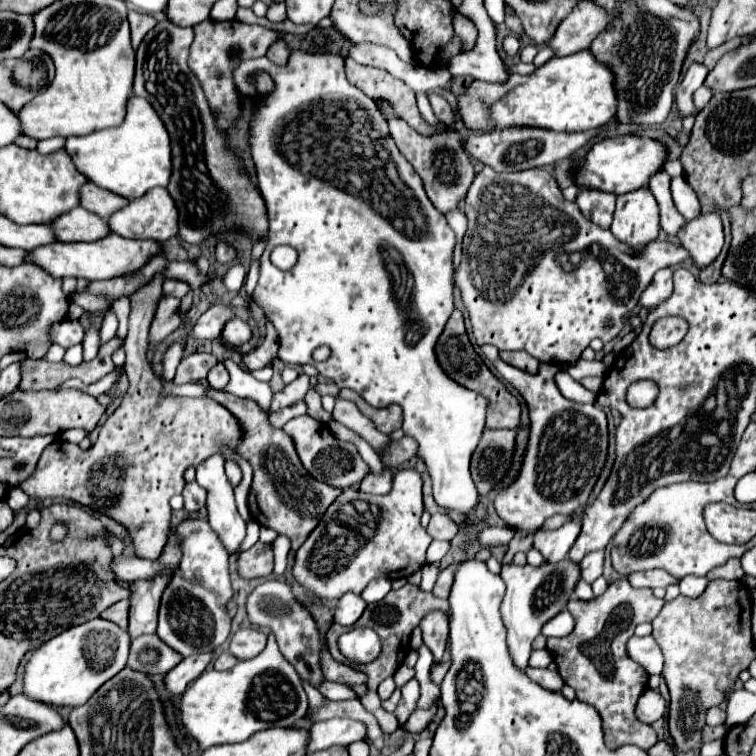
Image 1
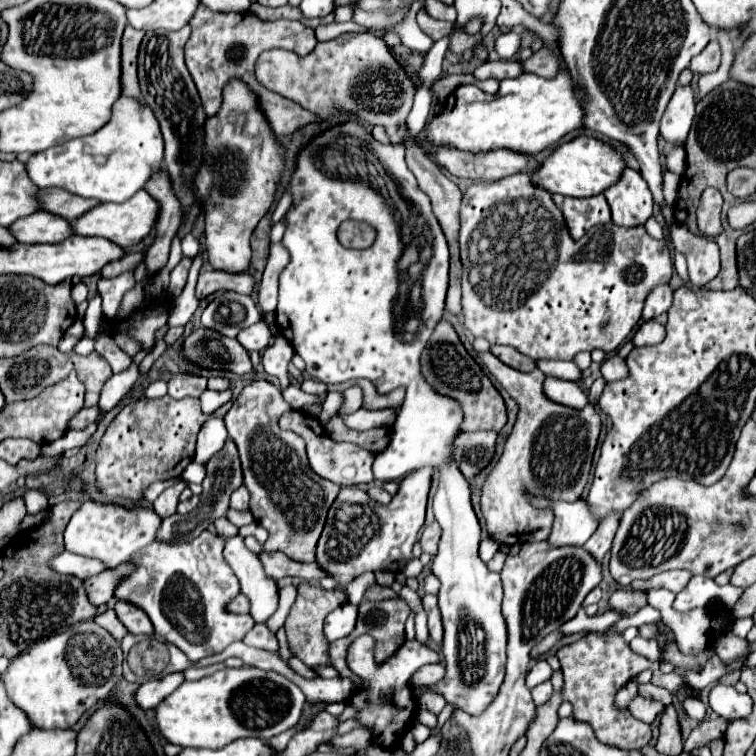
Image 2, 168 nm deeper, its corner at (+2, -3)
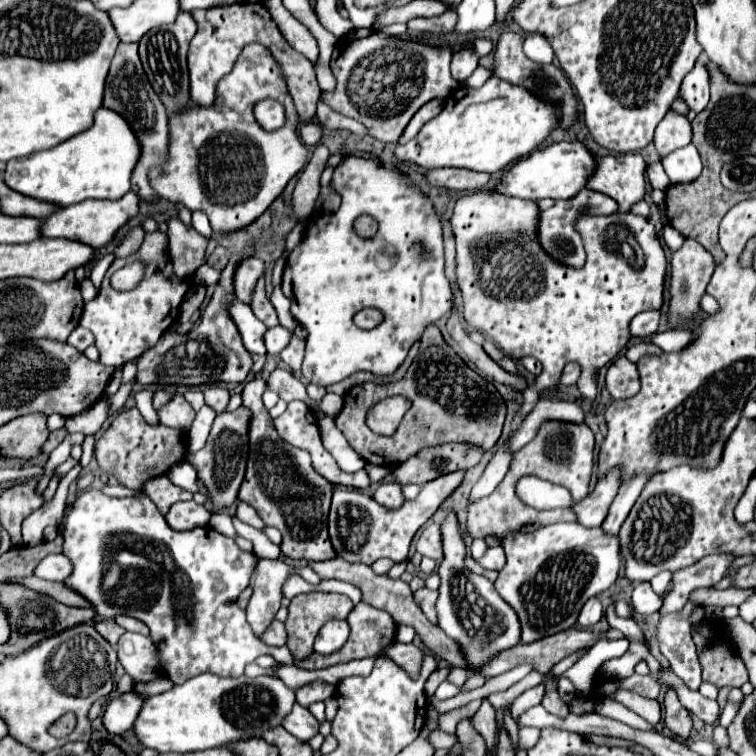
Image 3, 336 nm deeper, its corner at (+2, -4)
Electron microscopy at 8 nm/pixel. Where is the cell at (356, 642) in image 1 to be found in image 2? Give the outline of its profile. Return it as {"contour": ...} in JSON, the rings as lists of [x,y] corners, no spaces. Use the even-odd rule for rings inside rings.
{"contour":[[[359,635],[347,647],[347,667],[365,681],[365,689],[355,691],[353,697],[349,699],[349,705],[359,709],[359,721],[363,723],[363,727],[371,731],[373,743],[391,749],[399,743],[405,727],[411,723],[413,713],[417,711],[417,701],[413,699],[413,691],[409,687],[409,677],[421,665],[437,663],[439,655],[433,649],[419,645],[416,639],[405,640],[405,643],[385,661],[385,665],[377,665],[373,661],[373,647],[375,641],[371,635]]]}

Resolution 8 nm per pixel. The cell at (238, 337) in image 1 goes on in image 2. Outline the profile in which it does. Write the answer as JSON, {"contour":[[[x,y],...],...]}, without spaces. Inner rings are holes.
{"contour":[[[263,321],[251,325],[251,327],[245,327],[239,331],[237,335],[237,341],[251,353],[251,351],[261,351],[269,345],[269,339],[271,339],[271,333],[267,329],[267,325]]]}

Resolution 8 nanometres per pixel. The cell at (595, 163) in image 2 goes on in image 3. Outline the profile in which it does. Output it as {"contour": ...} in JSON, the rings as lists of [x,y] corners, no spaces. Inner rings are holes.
{"contour":[[[579,140],[557,142],[551,146],[539,148],[539,150],[531,152],[529,156],[525,156],[523,160],[515,162],[507,170],[507,176],[503,174],[499,178],[495,190],[505,196],[533,200],[533,202],[541,200],[541,198],[553,198],[553,200],[573,198],[573,194],[577,194],[577,190],[581,190],[585,186],[585,178],[589,178],[589,174],[593,172],[593,166],[595,166],[595,156]]]}

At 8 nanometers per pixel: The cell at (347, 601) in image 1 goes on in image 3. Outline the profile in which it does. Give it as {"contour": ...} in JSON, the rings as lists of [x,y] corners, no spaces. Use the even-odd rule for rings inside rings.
{"contour":[[[337,620],[327,622],[319,630],[319,634],[317,634],[313,650],[317,654],[321,654],[321,656],[329,656],[329,654],[337,652],[343,646],[343,642],[347,640],[347,636],[349,636],[349,626],[347,626],[345,620],[341,620],[341,622],[337,622]]]}

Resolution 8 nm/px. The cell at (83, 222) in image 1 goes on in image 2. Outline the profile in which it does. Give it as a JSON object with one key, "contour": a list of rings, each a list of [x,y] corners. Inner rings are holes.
{"contour":[[[37,211],[31,217],[15,221],[9,229],[19,243],[63,243],[67,237],[75,235],[69,227],[71,223],[63,217],[55,217],[49,211]]]}

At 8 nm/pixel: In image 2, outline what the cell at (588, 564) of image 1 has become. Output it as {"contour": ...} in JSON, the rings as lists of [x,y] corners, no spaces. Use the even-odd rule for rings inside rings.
{"contour":[[[609,515],[599,527],[597,531],[589,537],[589,541],[583,545],[585,551],[589,551],[593,555],[595,561],[603,561],[605,553],[611,549],[611,541],[613,541],[613,535],[619,527],[619,515]]]}

